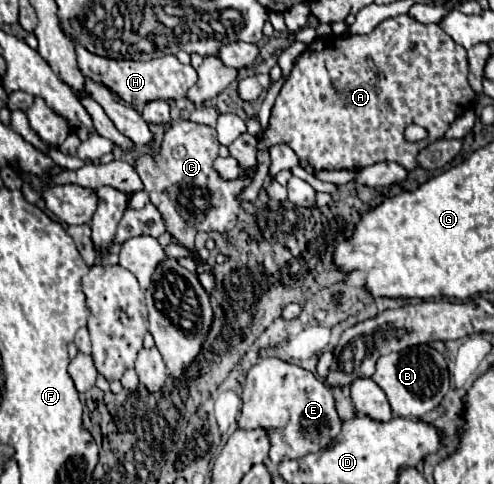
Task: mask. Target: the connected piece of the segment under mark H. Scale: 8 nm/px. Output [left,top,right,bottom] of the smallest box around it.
[75,46,197,106]

